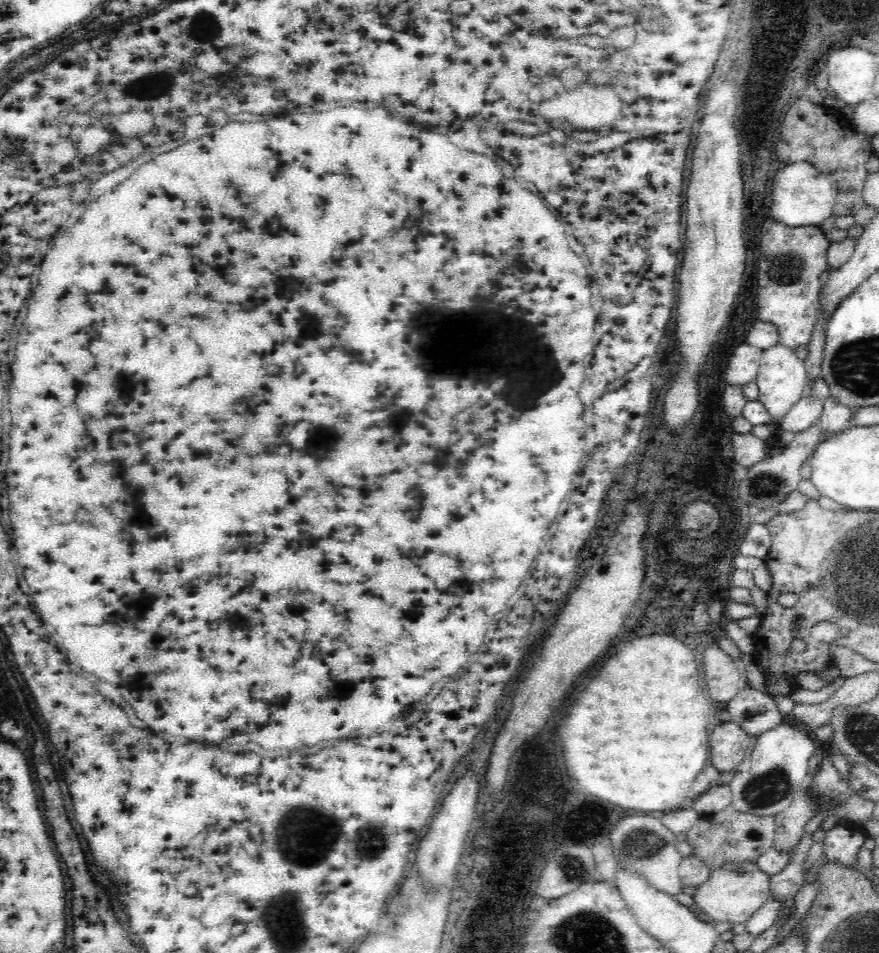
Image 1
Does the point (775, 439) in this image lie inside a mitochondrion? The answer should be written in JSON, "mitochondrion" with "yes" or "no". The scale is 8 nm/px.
{"mitochondrion":"no"}

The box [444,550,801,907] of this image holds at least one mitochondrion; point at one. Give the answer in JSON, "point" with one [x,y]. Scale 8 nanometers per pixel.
{"point":[764,791]}

